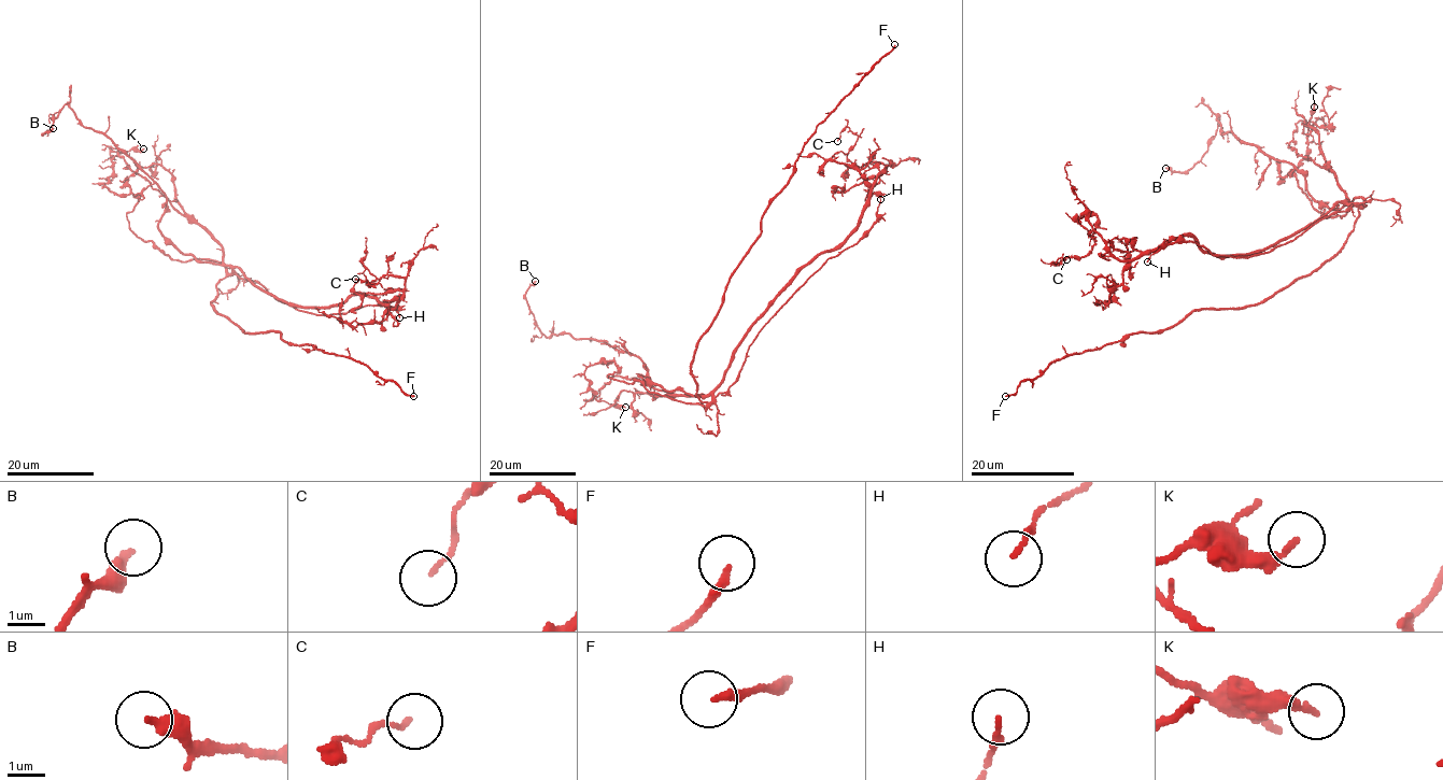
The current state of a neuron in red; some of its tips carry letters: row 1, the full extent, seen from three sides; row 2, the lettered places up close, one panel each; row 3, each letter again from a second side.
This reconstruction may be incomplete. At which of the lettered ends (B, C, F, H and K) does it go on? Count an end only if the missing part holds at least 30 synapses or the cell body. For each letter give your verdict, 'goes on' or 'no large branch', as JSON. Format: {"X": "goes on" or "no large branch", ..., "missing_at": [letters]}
{"B": "no large branch", "C": "no large branch", "F": "goes on", "H": "no large branch", "K": "no large branch", "missing_at": ["F"]}

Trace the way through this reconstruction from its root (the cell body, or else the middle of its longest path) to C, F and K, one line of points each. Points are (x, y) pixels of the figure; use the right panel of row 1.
C: (1356, 220), (1340, 202), (1248, 253), (1184, 234), (1125, 260), (1090, 231), (1086, 256), (1052, 264), (1066, 259)
F: (1356, 220), (1334, 254), (1261, 301), (1199, 309), (1162, 329), (1066, 355), (1005, 396)
K: (1356, 220), (1360, 197), (1344, 216), (1329, 218), (1293, 175), (1281, 182), (1306, 153), (1314, 107)

